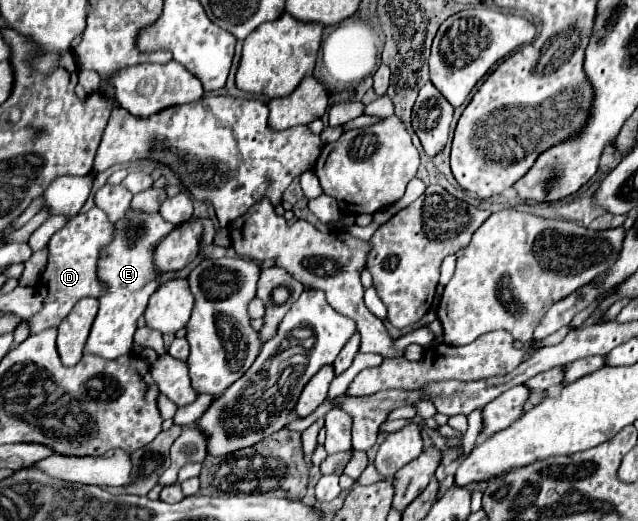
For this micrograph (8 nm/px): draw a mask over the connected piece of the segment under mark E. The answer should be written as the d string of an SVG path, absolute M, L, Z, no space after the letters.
M129 208L121 220L113 224L113 240L101 248L97 262L97 278L105 286L105 294L99 296L99 314L93 322L85 352L103 358L119 358L131 352L133 334L137 330L137 318L145 312L151 294L159 288L161 272L153 264L153 250L175 228L165 222L159 212L143 212Z

